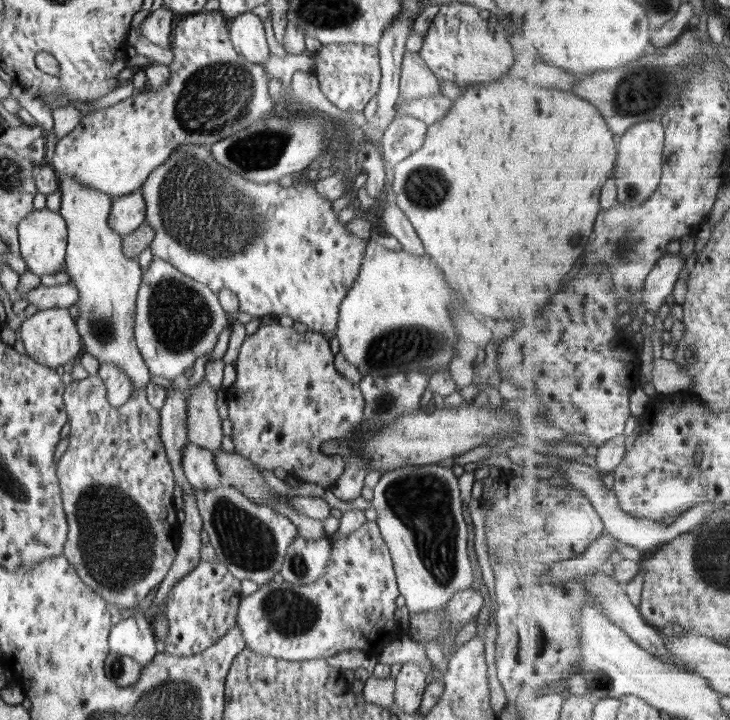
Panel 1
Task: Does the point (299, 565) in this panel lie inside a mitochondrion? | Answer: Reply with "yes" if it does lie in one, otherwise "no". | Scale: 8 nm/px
yes

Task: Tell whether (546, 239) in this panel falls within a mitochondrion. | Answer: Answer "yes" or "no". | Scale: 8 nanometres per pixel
no

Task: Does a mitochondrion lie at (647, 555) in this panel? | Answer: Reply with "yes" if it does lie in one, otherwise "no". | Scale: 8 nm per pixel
no

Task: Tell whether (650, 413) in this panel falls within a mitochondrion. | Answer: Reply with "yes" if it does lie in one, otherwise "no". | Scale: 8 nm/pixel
no

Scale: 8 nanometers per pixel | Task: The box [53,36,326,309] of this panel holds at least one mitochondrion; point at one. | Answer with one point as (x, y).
(204, 212)

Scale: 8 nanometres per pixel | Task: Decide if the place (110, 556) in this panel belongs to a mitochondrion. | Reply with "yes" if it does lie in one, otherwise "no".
yes

